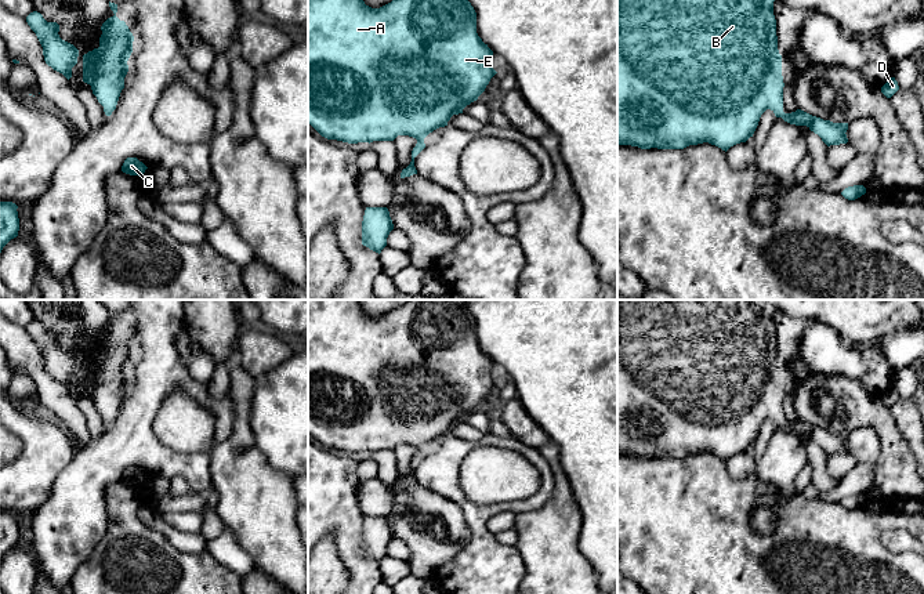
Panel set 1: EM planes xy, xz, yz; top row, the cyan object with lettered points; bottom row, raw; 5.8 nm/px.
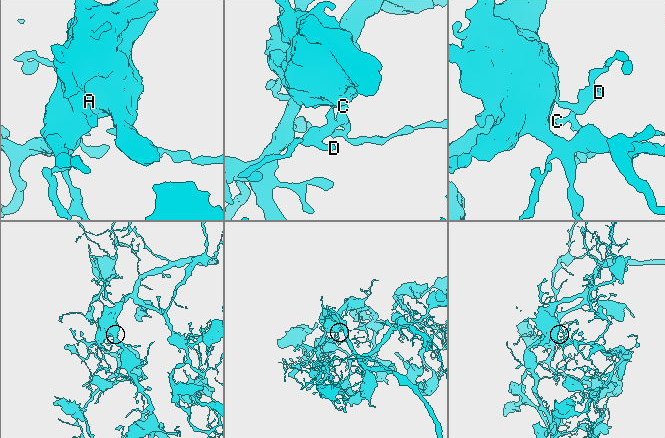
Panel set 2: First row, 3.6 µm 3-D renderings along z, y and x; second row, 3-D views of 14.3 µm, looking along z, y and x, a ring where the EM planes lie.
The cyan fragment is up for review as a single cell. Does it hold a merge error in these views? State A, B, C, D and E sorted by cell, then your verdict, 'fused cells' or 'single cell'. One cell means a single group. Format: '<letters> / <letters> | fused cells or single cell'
A B C D E | single cell

